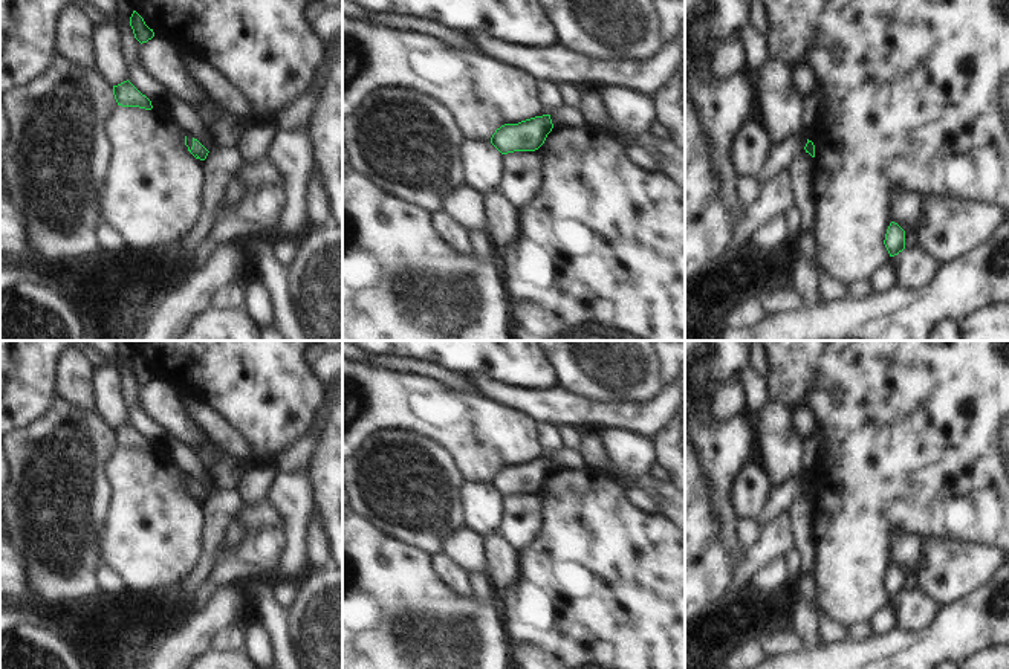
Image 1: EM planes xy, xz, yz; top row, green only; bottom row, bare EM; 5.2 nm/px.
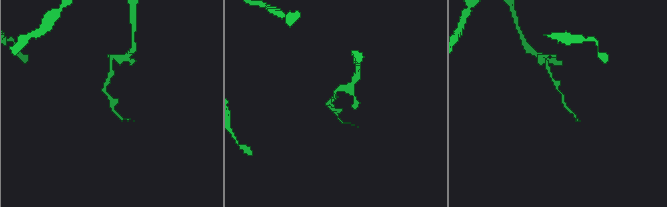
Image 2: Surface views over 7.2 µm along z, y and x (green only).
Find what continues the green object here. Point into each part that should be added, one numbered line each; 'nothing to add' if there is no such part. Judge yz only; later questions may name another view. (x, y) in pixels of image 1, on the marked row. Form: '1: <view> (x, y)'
nothing to add

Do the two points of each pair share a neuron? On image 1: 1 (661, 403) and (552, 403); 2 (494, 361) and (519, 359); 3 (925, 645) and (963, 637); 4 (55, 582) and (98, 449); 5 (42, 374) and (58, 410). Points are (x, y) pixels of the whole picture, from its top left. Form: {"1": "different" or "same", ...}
{"1": "same", "2": "same", "3": "same", "4": "same", "5": "different"}

